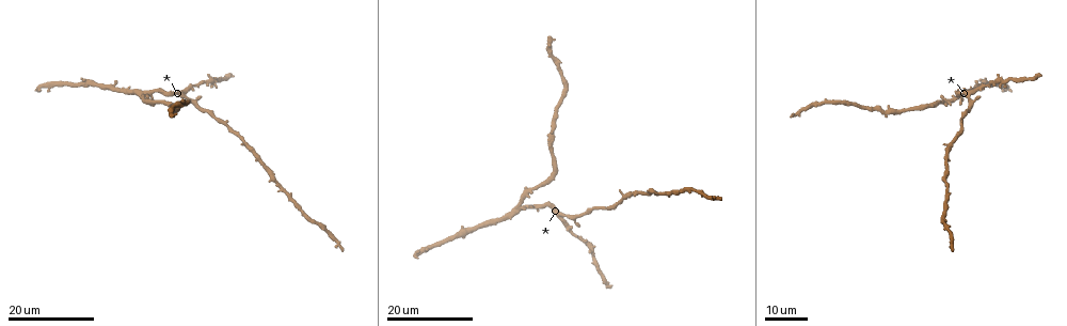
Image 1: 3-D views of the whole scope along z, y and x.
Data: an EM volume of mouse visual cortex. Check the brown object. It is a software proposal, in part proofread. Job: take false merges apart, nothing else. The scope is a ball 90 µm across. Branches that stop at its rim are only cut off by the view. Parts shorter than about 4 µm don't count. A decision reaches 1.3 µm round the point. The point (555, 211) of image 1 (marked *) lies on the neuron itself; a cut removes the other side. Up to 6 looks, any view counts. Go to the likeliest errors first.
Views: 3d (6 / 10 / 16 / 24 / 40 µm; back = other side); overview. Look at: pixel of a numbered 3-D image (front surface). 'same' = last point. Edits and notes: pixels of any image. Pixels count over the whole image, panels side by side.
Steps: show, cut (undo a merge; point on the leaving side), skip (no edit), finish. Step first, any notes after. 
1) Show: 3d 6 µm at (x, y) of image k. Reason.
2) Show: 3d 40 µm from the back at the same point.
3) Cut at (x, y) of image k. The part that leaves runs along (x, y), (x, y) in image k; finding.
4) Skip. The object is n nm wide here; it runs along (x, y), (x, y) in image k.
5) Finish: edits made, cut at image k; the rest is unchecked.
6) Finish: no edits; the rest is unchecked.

Show: 3d 24 µm at (561, 216) of image 1. Two arms in line, one across.

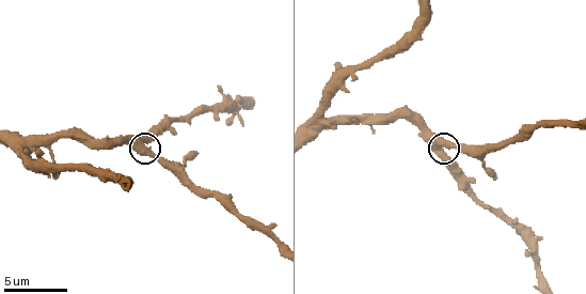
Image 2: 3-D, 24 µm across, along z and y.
Show: 3d 6 µm at (439, 148) of image 2.

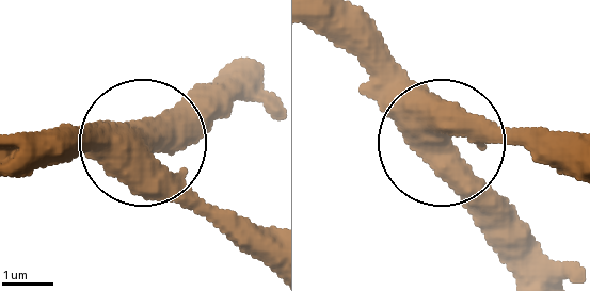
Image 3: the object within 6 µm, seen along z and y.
Skip. It runs along (389, 85), (526, 229) in image 3; one neuron here.

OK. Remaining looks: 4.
Show: 3d 6 µm at (318, 111) of image 2.

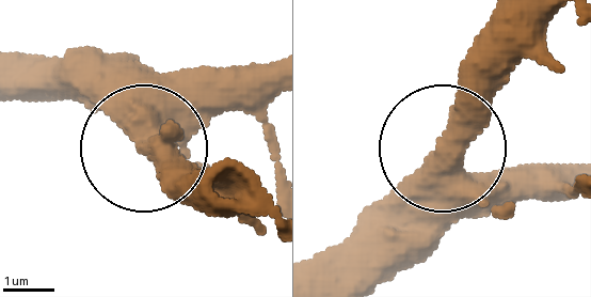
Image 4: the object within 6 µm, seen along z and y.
Show: 3d 6 µm from the back at (451, 143) of image 4. Other side.

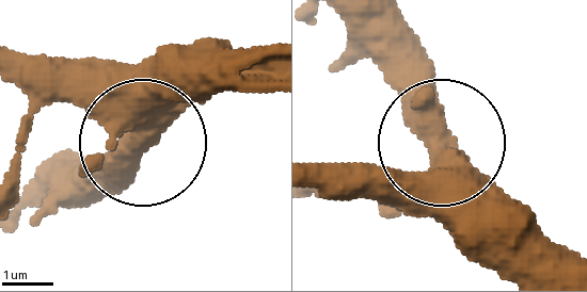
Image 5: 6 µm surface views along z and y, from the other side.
Skip. 3 arms meet here; one neuron here.

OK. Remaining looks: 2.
Show: 3d 24 µm at (945, 208) of image 1.

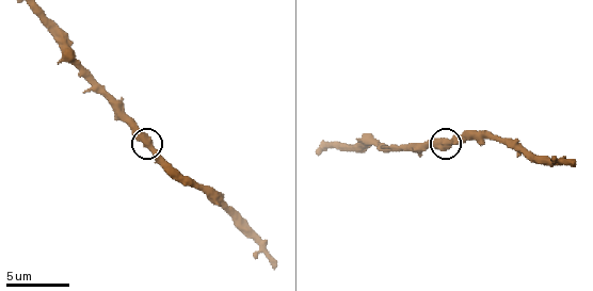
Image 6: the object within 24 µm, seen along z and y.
Show: 3d 6 µm at (150, 149) of image 6.

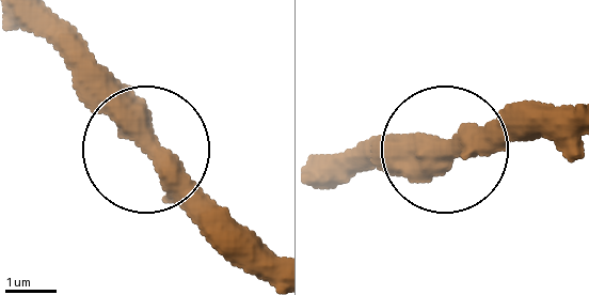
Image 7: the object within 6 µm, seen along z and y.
Skip. The object is 460 nm wide here; it runs along (26, 26), (264, 277) in image 7; all the same neuron.

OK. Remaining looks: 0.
Finish: no edits; the rest is unchecked.

